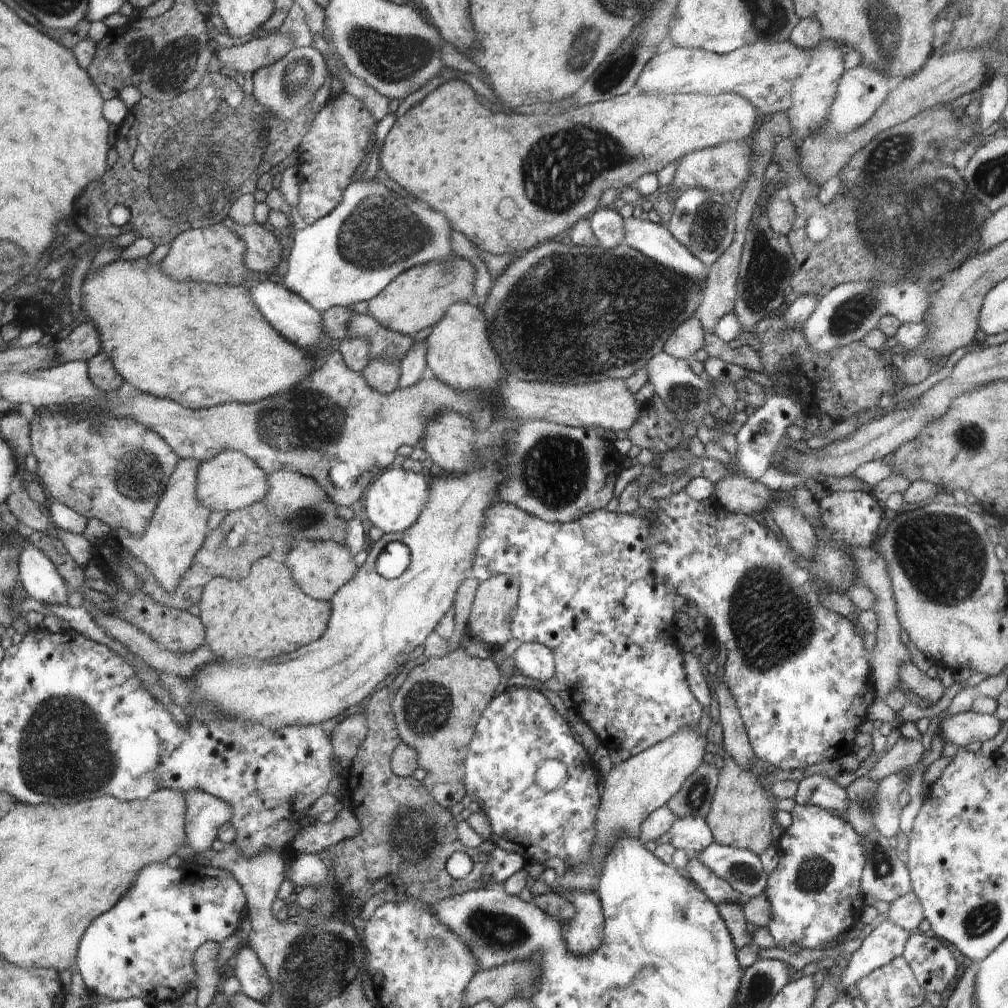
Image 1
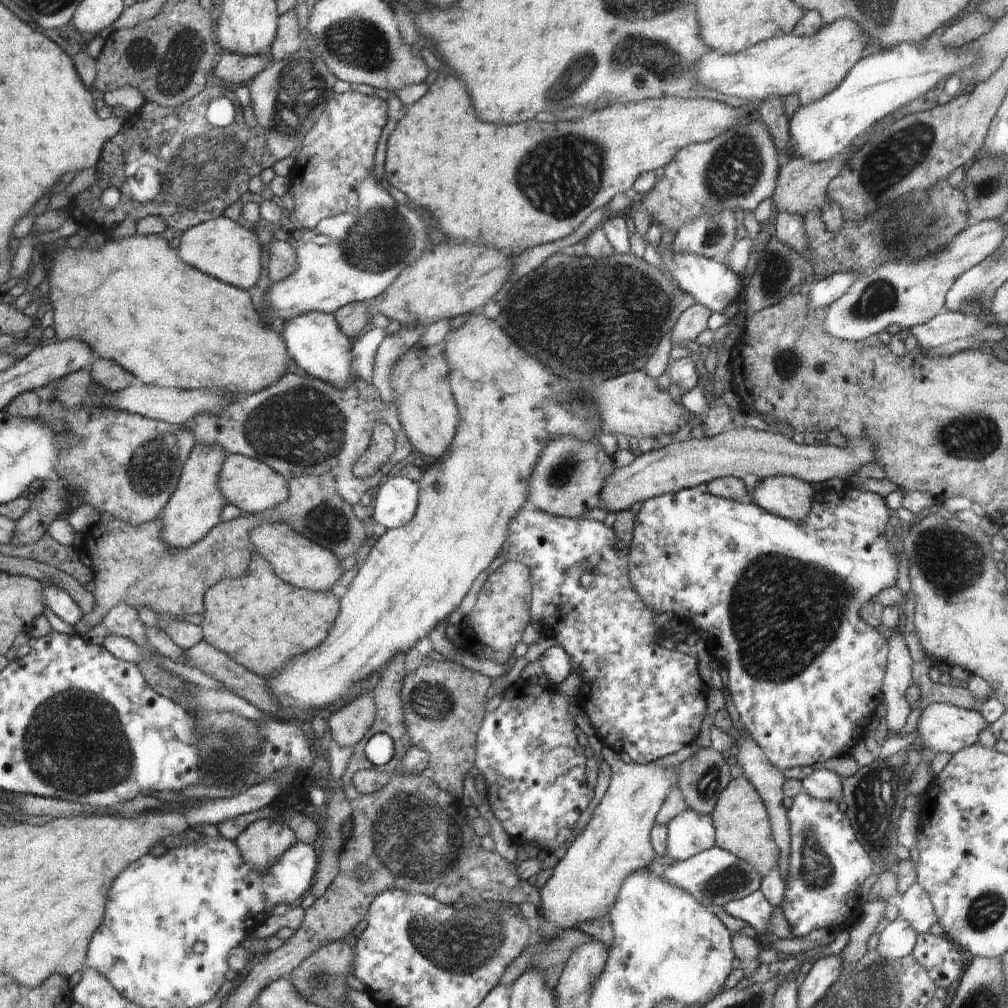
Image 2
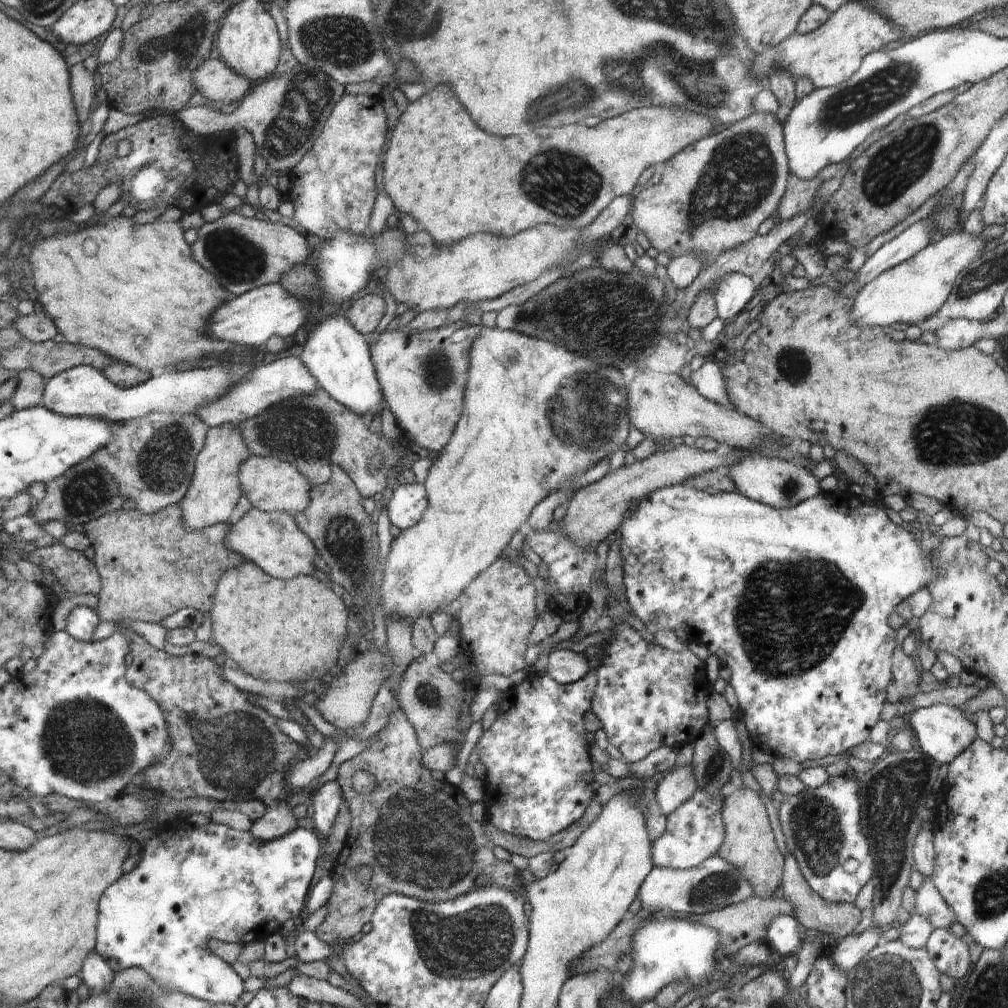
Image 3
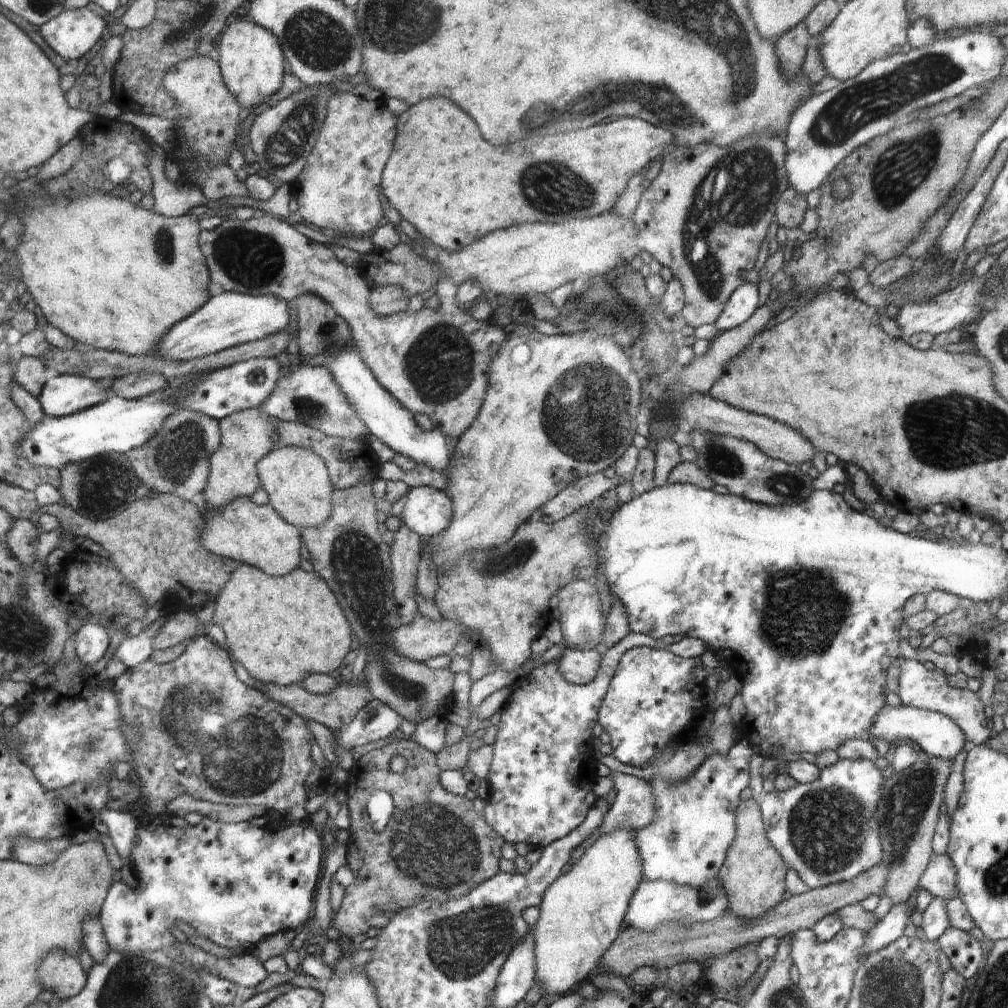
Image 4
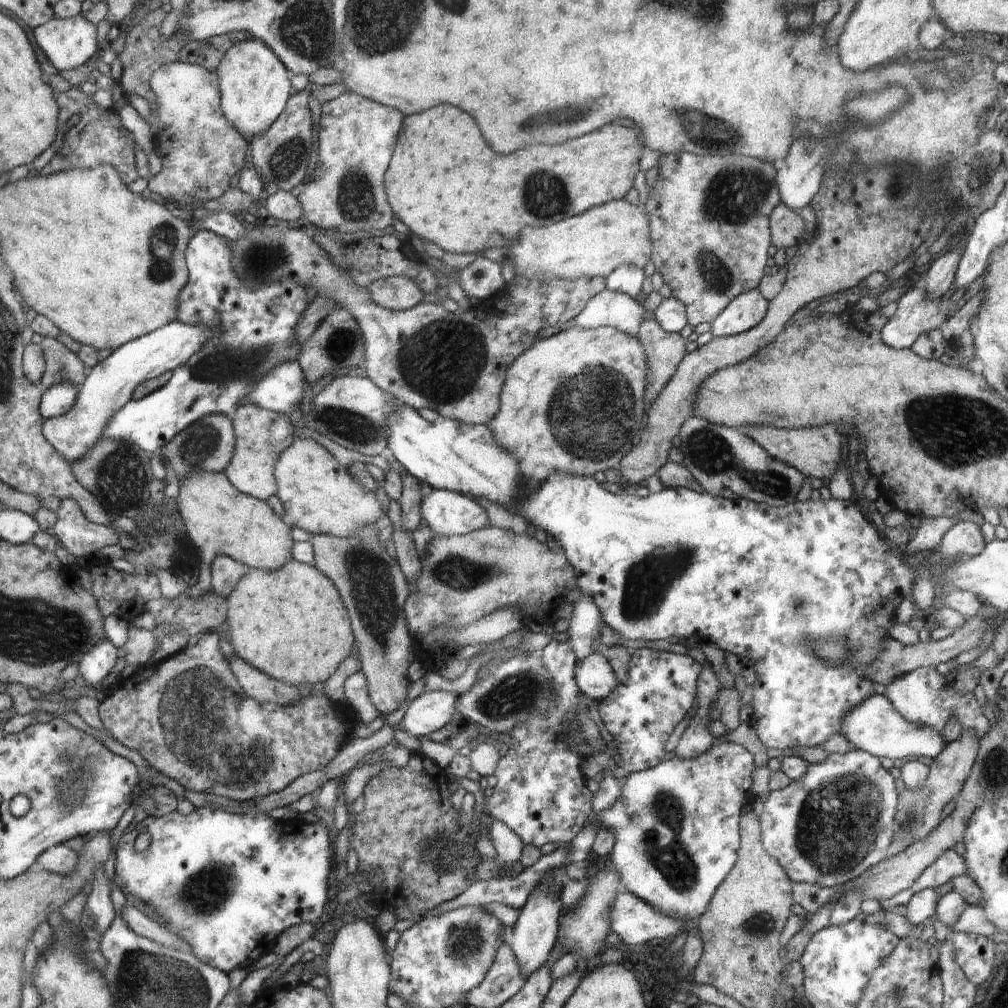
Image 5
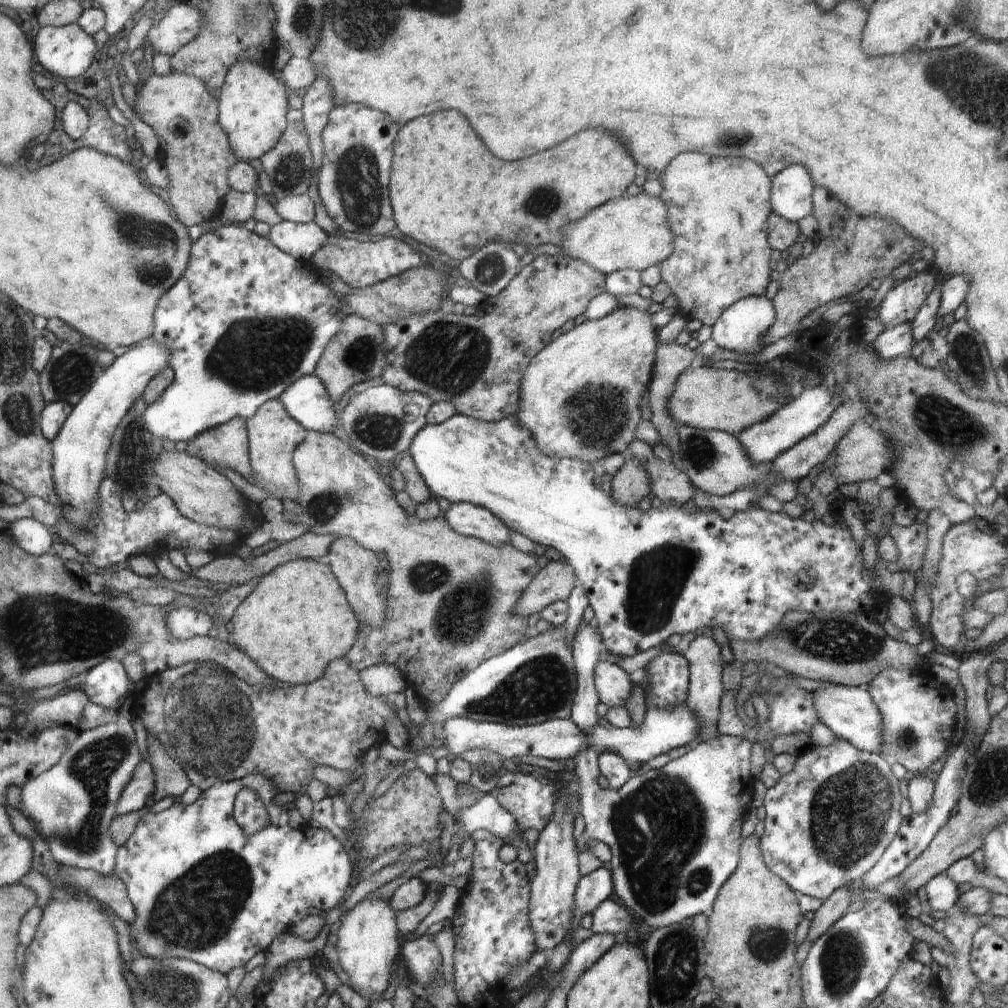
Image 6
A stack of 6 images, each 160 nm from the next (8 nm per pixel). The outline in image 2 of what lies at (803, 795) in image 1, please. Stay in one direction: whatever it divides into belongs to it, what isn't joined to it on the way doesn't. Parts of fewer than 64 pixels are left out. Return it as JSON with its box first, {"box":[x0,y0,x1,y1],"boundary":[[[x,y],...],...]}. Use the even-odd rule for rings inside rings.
{"box":[801,770,843,802],"boundary":[[[813,770],[806,778],[801,780],[801,783],[803,784],[802,791],[806,791],[814,798],[840,802],[843,788],[840,776],[835,771]]]}

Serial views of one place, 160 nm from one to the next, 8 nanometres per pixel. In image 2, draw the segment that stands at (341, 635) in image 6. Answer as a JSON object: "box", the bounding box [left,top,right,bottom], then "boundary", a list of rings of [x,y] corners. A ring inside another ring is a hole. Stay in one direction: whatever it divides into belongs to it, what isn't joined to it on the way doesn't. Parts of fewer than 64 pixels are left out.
{"box":[201,555,341,677],"boundary":[[[262,555],[253,558],[250,574],[246,578],[225,578],[212,585],[205,596],[206,612],[201,623],[203,640],[210,646],[225,652],[234,662],[244,666],[254,674],[272,677],[294,656],[317,648],[333,628],[341,602],[331,590],[310,592],[310,589],[296,588],[285,580],[276,578],[272,564]]]}

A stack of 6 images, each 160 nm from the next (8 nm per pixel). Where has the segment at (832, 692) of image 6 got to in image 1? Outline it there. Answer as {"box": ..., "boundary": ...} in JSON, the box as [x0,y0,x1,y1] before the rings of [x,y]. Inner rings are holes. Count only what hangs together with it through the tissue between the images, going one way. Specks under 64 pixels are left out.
{"box":[937,711,1001,749],"boundary":[[[974,711],[946,715],[938,723],[937,732],[944,743],[955,744],[960,749],[974,740],[984,742],[996,736],[1001,728],[1001,722],[994,715],[975,714]]]}

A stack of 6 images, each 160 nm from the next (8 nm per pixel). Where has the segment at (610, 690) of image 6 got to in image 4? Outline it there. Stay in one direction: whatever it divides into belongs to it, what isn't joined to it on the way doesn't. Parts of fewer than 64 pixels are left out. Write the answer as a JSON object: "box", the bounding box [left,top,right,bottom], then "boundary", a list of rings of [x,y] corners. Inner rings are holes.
{"box":[559,648,602,685],"boundary":[[[566,648],[559,660],[561,674],[568,682],[587,685],[597,677],[602,657],[601,648],[589,651]]]}

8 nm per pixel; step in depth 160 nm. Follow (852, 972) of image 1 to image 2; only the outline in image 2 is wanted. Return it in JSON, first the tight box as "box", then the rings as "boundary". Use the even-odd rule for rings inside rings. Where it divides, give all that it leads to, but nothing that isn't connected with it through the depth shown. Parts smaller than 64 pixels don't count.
{"box":[876,919,917,960],"boundary":[[[904,919],[891,921],[880,934],[876,950],[885,959],[898,960],[910,955],[917,941],[917,933]]]}

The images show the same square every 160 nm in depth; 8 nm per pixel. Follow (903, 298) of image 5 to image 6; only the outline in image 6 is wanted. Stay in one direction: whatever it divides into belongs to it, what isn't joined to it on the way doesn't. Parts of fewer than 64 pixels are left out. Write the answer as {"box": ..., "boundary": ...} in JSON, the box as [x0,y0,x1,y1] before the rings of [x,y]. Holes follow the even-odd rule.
{"box":[871,323,913,360],"boundary":[[[904,323],[896,328],[886,327],[871,346],[883,359],[892,360],[910,356],[913,344],[911,323]]]}

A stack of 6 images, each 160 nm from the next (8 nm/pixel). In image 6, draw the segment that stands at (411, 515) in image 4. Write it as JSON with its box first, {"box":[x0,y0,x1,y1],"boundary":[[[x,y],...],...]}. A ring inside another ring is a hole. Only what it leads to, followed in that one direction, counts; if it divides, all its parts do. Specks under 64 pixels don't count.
{"box":[442,503,511,547],"boundary":[[[452,503],[448,512],[442,515],[461,535],[479,538],[497,547],[511,544],[509,527],[486,507]]]}

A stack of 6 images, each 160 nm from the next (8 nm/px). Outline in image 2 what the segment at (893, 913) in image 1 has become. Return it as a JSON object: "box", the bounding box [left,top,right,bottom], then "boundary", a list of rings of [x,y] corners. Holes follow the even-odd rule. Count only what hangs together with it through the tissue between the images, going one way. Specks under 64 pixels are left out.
{"box":[899,881,939,933],"boundary":[[[916,881],[900,896],[899,918],[904,919],[917,933],[928,933],[939,922],[929,894]]]}

